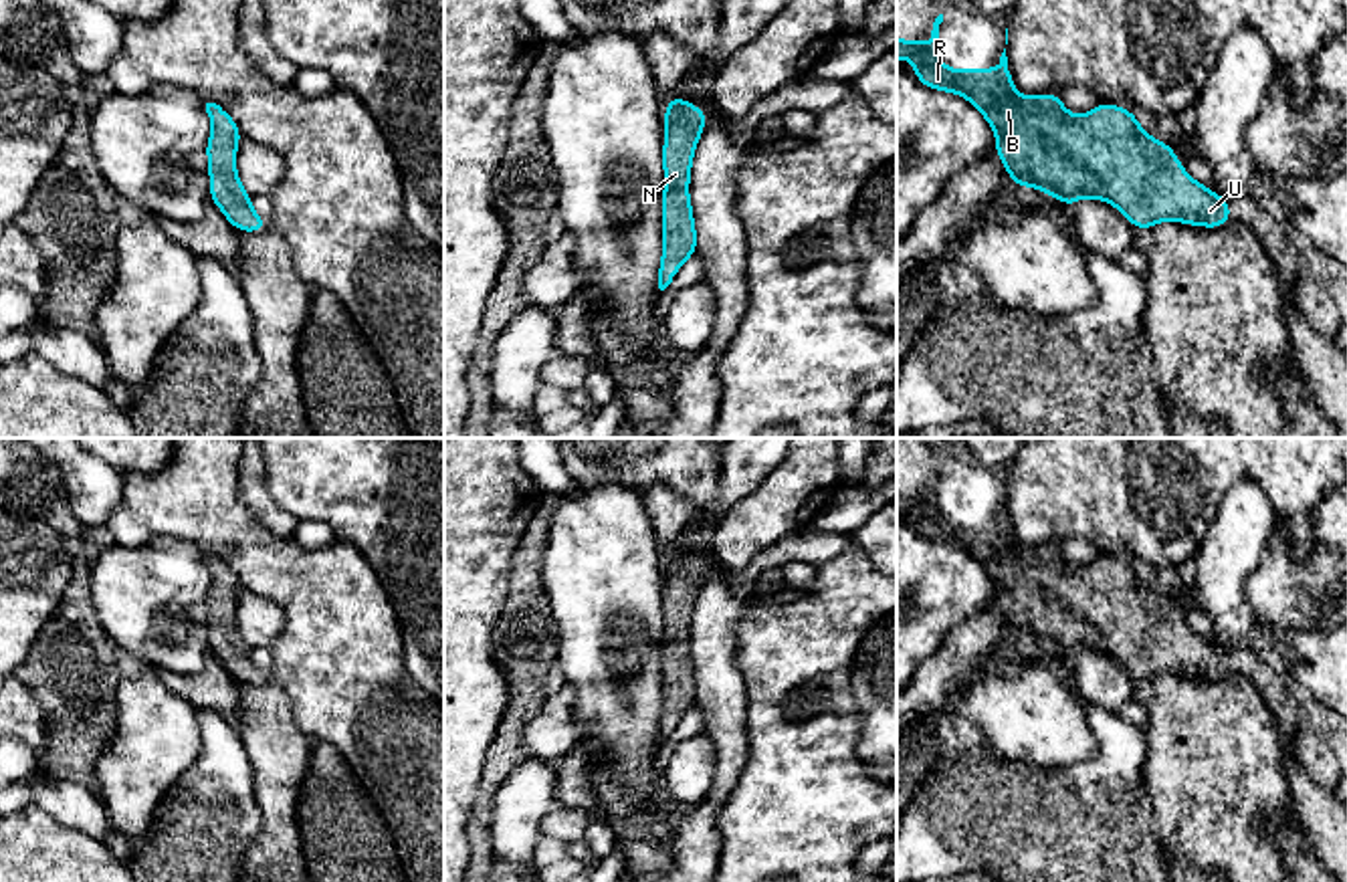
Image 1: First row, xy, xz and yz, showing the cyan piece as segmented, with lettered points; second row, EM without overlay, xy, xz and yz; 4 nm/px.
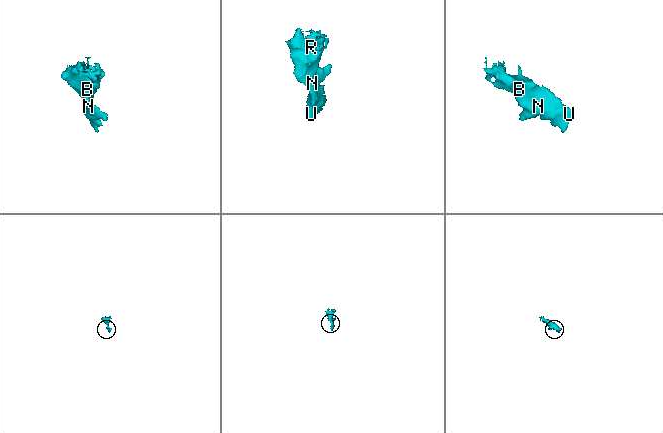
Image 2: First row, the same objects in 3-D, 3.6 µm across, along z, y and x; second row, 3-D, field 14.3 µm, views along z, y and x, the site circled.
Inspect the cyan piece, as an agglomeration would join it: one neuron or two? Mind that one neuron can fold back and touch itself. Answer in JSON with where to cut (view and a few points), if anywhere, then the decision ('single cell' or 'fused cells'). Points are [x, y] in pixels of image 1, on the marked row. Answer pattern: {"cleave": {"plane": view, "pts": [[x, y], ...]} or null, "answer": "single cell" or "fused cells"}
{"cleave": null, "answer": "single cell"}

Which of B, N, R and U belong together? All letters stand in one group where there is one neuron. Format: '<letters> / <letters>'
B N R U

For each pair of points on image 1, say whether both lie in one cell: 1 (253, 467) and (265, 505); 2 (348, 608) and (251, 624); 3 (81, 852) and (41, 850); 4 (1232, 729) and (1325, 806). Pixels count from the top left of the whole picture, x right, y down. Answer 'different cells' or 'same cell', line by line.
1: same cell
2: different cells
3: same cell
4: different cells

